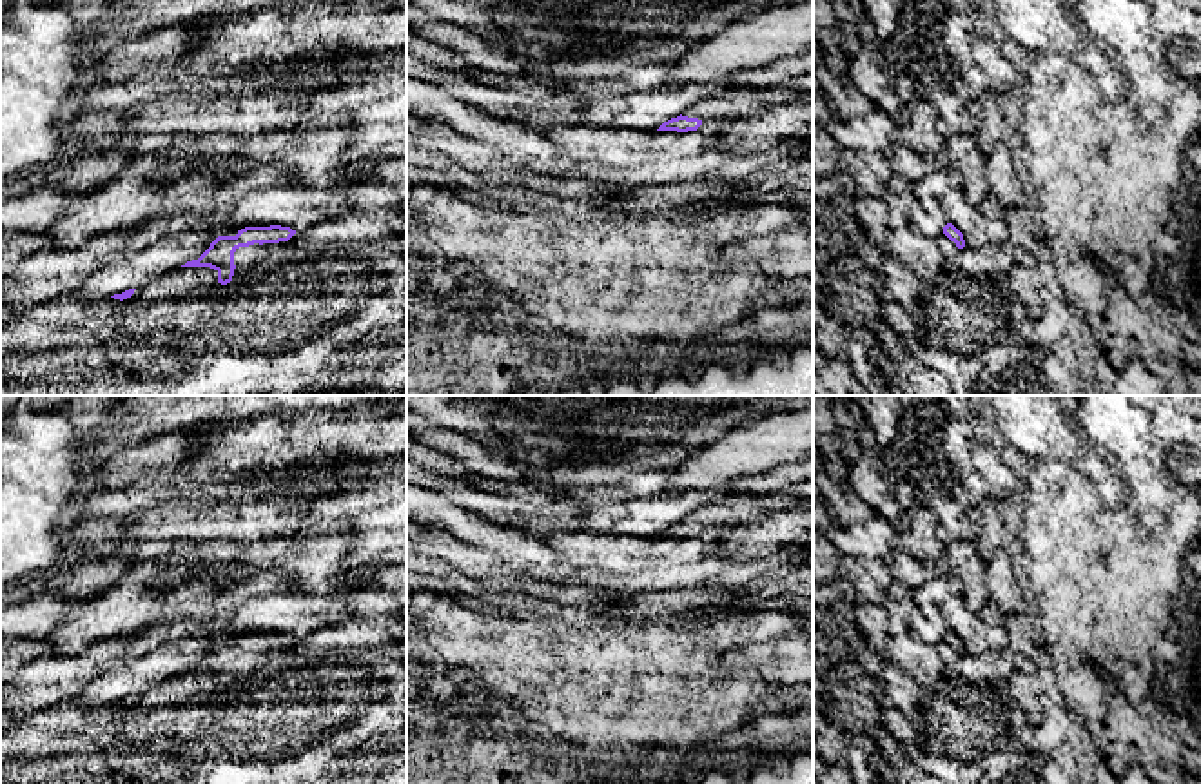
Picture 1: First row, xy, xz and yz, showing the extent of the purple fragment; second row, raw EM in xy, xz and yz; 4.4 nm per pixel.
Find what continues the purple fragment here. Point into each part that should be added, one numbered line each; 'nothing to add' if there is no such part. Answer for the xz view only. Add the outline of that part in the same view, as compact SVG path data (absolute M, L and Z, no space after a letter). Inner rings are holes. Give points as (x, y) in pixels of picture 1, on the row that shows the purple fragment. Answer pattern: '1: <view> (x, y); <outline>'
1: xz (728, 104); M813 73L791 78L767 89L726 89L686 109L682 116L706 120L729 120L753 116L757 107L787 109L798 96L813 98Z

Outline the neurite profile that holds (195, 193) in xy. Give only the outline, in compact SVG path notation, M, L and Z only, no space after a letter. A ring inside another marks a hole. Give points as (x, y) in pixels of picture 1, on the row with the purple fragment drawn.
M259 165L241 176L216 180L207 174L187 174L169 181L161 189L161 214L169 218L180 212L214 212L220 207L239 201L245 194L270 185L290 185L294 176L274 165Z

